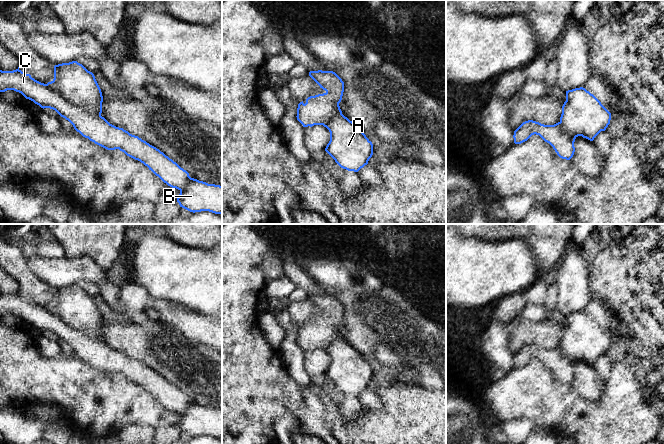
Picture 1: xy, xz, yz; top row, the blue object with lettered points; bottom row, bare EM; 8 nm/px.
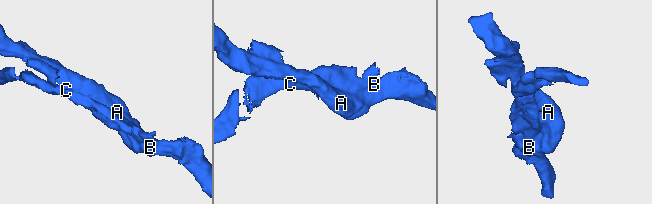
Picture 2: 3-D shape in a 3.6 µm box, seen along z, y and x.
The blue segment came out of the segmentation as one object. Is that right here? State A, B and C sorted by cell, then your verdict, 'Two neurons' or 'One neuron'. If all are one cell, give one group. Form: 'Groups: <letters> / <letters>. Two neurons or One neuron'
Groups: A B / C. Two neurons

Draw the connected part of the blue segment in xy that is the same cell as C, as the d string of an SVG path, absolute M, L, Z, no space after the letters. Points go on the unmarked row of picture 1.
M19 293L0 294L0 316L14 314L41 332L55 334L68 344L83 361L96 365L107 374L119 373L127 380L140 385L164 407L172 412L183 414L191 402L189 397L156 371L138 360L120 358L111 360L111 354L118 354L100 338L89 337L67 325L47 308L41 307Z

